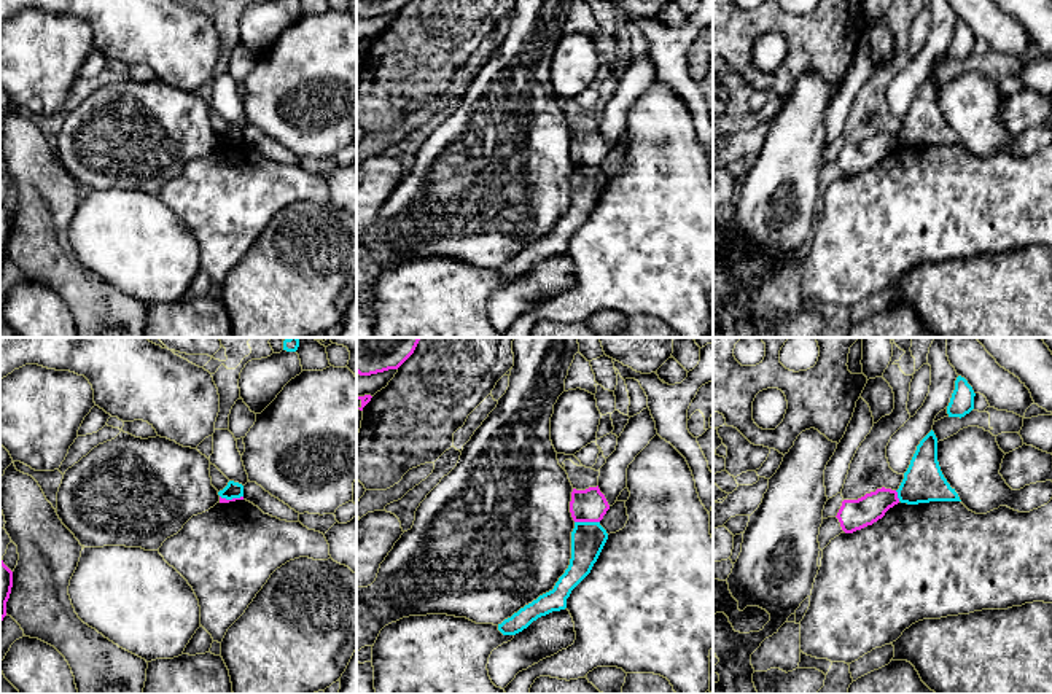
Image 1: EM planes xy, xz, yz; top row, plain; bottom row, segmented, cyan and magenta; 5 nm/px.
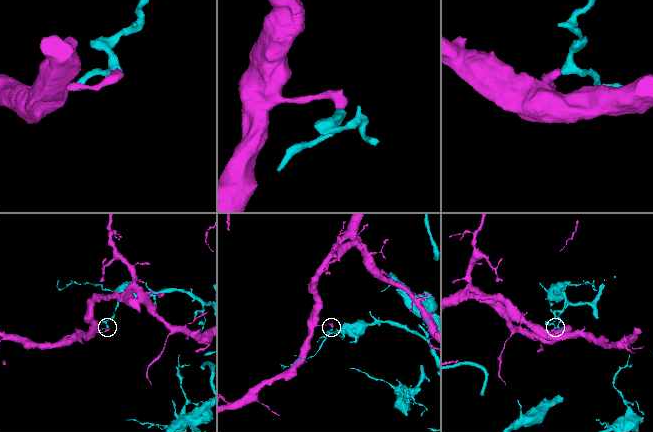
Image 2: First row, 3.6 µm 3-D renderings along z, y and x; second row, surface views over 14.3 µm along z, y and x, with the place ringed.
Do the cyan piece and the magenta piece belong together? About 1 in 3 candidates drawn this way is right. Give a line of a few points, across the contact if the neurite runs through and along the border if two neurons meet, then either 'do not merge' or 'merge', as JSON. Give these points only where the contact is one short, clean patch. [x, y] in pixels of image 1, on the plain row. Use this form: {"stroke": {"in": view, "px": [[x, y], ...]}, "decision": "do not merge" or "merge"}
{"decision": "do not merge"}

